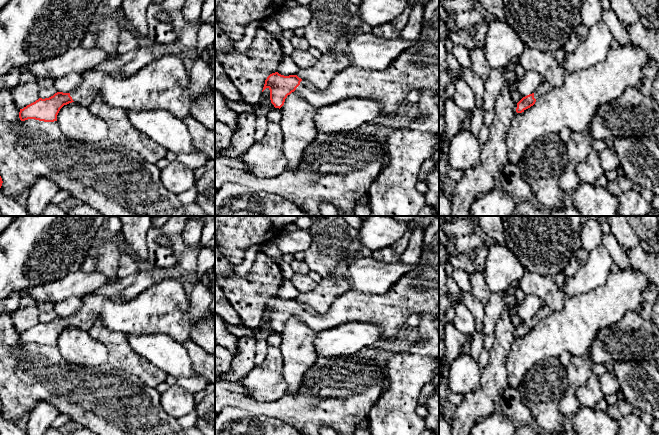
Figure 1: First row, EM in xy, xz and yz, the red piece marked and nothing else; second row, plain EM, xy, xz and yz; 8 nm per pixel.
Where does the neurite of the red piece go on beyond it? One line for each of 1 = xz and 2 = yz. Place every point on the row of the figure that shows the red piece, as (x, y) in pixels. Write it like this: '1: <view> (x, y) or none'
1: xz (417, 68)
2: yz (545, 87)

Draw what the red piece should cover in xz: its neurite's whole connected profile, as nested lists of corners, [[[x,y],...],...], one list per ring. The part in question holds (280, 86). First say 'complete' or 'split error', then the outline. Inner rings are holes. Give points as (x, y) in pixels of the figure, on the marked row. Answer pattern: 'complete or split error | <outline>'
split error | [[[429,0],[425,5],[423,12],[423,25],[420,37],[408,49],[403,51],[400,56],[386,69],[382,71],[362,69],[359,67],[349,66],[340,71],[330,85],[325,90],[316,88],[307,80],[302,80],[297,75],[284,76],[278,72],[270,74],[265,80],[262,92],[268,88],[270,90],[270,100],[275,108],[281,108],[285,99],[292,92],[297,91],[313,107],[320,108],[328,104],[337,103],[344,99],[369,99],[375,101],[381,106],[381,114],[393,114],[400,112],[406,107],[406,97],[414,90],[435,88],[439,90],[439,0]]]

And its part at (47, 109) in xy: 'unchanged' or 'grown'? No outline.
grown

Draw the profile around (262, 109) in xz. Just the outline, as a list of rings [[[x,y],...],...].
[[[266,88],[260,98],[260,102],[258,106],[256,107],[255,112],[255,133],[254,133],[254,141],[259,142],[262,140],[262,138],[265,136],[267,131],[267,114],[270,111],[269,105],[271,104],[270,100],[270,90],[269,88]]]

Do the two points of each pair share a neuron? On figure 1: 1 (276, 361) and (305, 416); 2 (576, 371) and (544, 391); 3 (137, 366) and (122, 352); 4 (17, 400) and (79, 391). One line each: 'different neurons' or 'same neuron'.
1: different neurons
2: different neurons
3: same neuron
4: same neuron

